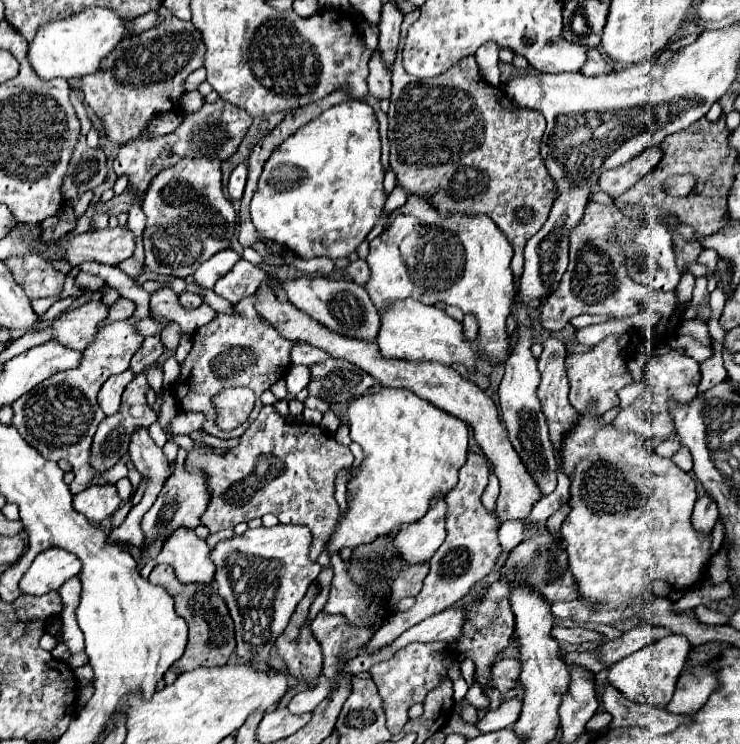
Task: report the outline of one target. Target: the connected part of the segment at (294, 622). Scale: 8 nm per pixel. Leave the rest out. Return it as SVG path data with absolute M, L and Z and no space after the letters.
M311 585L307 595L297 605L287 629L277 639L277 651L283 657L283 661L287 663L289 673L297 681L307 683L309 689L313 689L313 685L317 685L321 667L323 667L321 647L319 647L317 639L313 639L311 629L307 627L307 615L309 615L309 607L315 599L315 593L317 593L317 589L315 589L315 585Z

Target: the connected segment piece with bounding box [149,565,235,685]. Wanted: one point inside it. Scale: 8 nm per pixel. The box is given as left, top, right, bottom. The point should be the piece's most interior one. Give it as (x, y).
(211, 639)

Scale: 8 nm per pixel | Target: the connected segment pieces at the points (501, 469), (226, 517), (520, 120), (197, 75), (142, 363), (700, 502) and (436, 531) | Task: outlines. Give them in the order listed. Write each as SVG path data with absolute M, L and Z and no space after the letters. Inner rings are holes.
M267 277L259 289L257 289L257 301L255 301L255 309L257 313L279 331L279 335L283 335L289 341L295 343L307 343L313 345L317 349L323 349L325 353L329 353L335 359L345 359L357 367L361 367L363 371L367 371L373 379L377 379L377 383L381 383L383 387L403 387L413 391L417 397L433 403L435 407L439 407L441 411L465 421L473 433L477 443L481 445L485 457L489 459L489 463L495 469L495 475L499 477L501 483L501 493L497 499L497 517L501 523L511 521L511 519L521 519L525 521L527 515L531 513L533 505L543 497L535 479L529 475L527 467L523 465L523 461L519 459L517 451L513 449L513 445L509 443L509 437L505 435L505 427L499 421L499 413L495 403L491 401L491 397L487 397L475 383L463 379L461 375L457 375L457 371L453 371L447 365L435 363L435 361L405 361L405 359L389 359L383 357L379 347L371 341L361 341L361 339L353 339L353 337L345 337L341 333L329 331L327 327L323 327L321 323L313 321L309 315L305 315L303 311L297 311L297 307L293 307L287 299L279 297L273 289L273 283L269 283L271 279Z
M265 405L259 413L259 417L249 425L249 429L243 433L241 443L233 447L227 455L213 455L213 453L201 453L193 451L189 453L189 467L205 467L209 471L209 487L213 491L213 503L209 503L209 511L205 511L205 519L201 525L205 525L211 533L227 527L235 527L237 523L247 523L255 517L263 517L267 513L273 513L279 517L279 523L295 523L305 525L311 529L311 547L309 557L317 561L325 539L333 533L333 527L339 519L339 505L333 497L335 491L335 473L343 467L349 467L353 463L353 453L349 447L337 443L327 431L323 431L319 425L309 423L287 423L283 417L279 417L273 409L273 405Z
M419 9L405 15L401 23L401 43L397 49L397 61L393 65L393 95L389 105L389 145L391 145L391 169L397 177L397 185L403 187L409 195L427 197L431 205L445 219L455 213L463 215L487 215L493 223L505 233L513 247L514 256L511 269L515 275L515 287L523 273L523 247L525 243L543 227L549 217L549 211L557 199L557 187L551 179L541 153L541 137L545 131L545 119L541 113L531 109L515 107L499 87L489 85L475 63L475 57L467 57L461 65L451 67L445 75L435 79L417 79L409 75L401 63L401 47L407 35L407 29L419 19ZM519 207L529 207L533 217L527 225L521 225L515 219Z
M201 67L191 73L185 81L185 91L197 90L198 86L206 79L206 69Z
M161 335L145 337L141 349L131 359L131 371L135 375L139 375L143 367L149 367L151 363L157 363L157 359L163 355L163 351L165 351L165 347L161 343Z
M703 495L701 499L697 499L693 509L693 529L703 535L711 535L715 521L717 521L717 505L713 503L713 499Z
M445 497L437 499L421 523L401 527L395 535L393 545L397 557L405 565L427 563L445 539Z

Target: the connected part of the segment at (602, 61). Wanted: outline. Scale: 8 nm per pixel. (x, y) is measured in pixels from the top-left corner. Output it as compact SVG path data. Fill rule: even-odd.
M589 49L587 51L587 61L581 69L583 75L603 75L603 73L609 73L613 71L613 63L609 63L609 59L601 57L599 49Z

